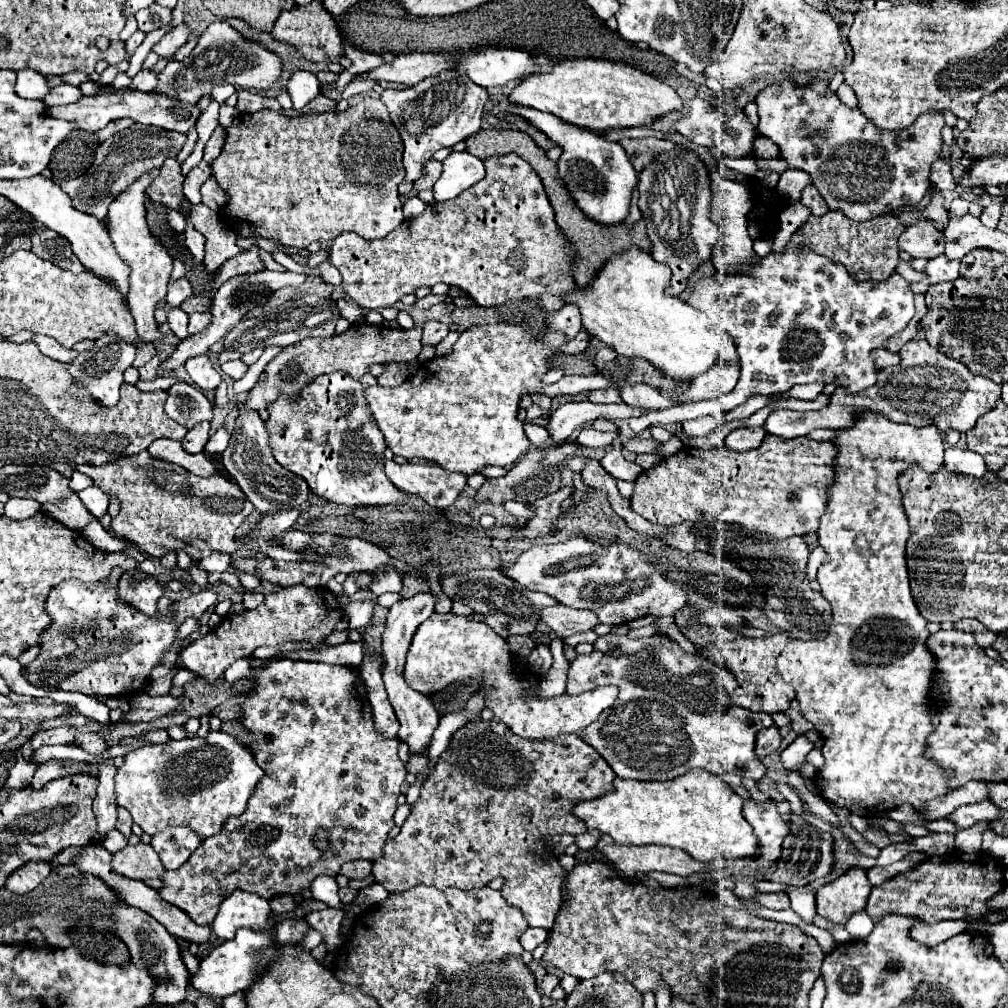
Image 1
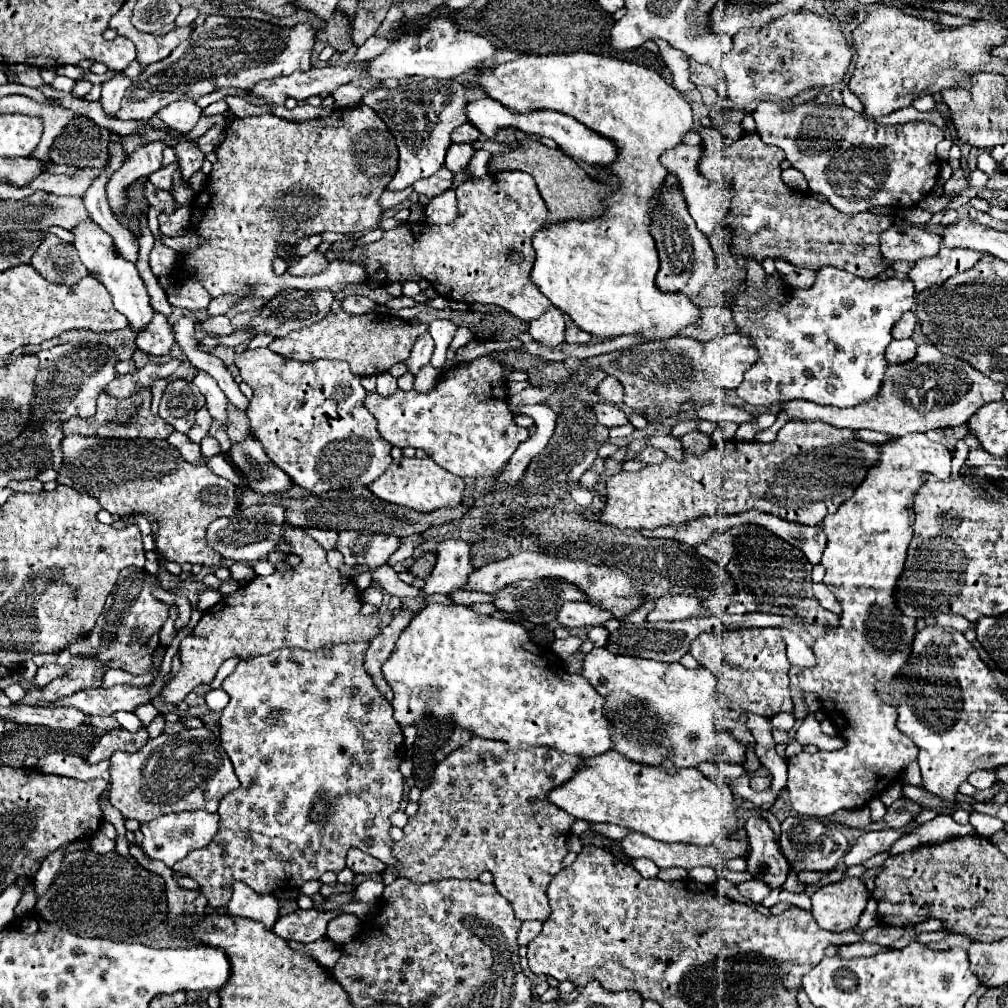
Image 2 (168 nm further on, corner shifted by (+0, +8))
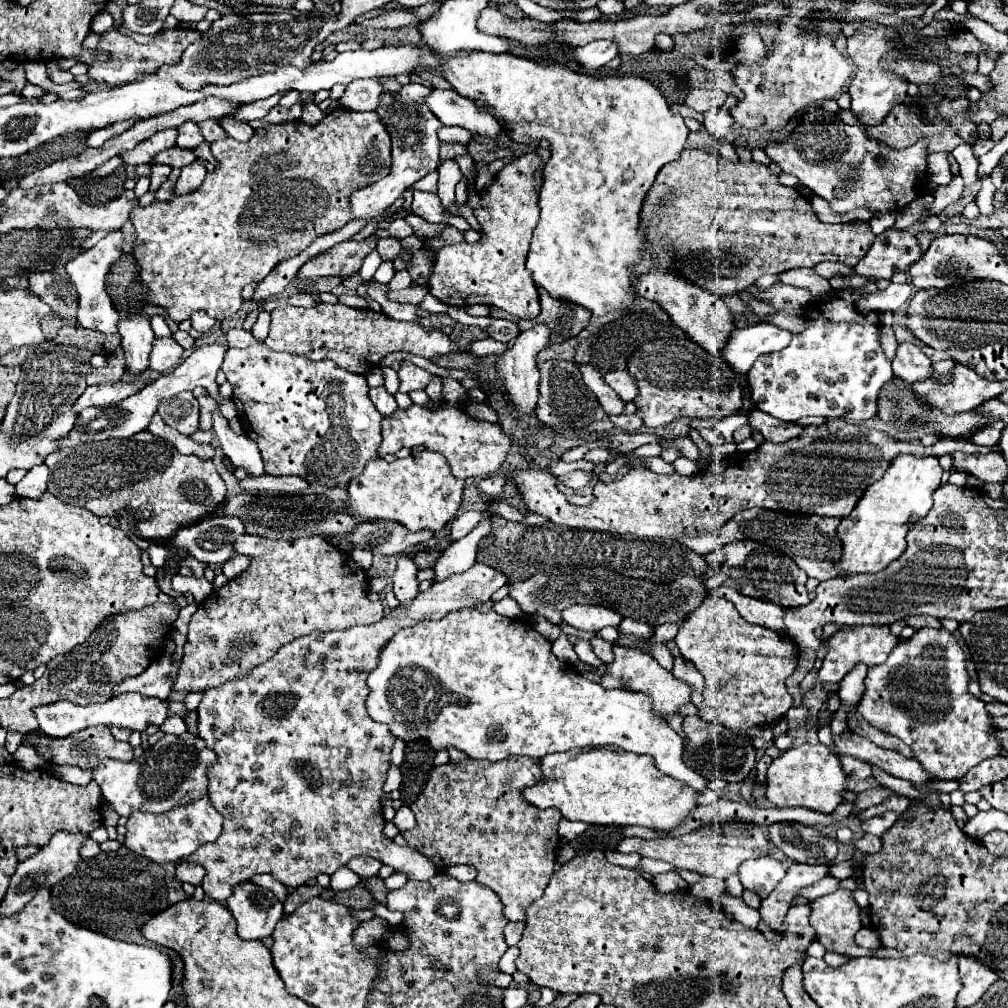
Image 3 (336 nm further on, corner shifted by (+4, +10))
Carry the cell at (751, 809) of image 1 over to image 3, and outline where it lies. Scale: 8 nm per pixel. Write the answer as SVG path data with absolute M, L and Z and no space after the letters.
M771 856L747 860L739 868L739 880L743 888L755 892L761 900L775 890L775 886L781 882L783 876L785 876L785 866Z

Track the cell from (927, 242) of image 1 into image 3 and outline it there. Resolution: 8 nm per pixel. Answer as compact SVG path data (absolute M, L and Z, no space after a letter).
M885 230L869 248L867 256L853 268L855 274L869 280L891 280L895 272L905 272L913 262L921 258L917 238L901 230Z

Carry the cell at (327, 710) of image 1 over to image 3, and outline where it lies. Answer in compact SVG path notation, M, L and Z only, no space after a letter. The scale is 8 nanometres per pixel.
M477 562L477 564L473 564L463 574L453 574L453 576L445 578L443 582L433 582L429 586L429 590L419 592L417 598L411 604L401 604L401 606L389 610L383 616L383 620L377 622L377 624L371 624L371 626L353 626L349 630L337 630L337 632L313 632L313 634L307 634L303 638L297 638L297 640L281 646L281 650L269 662L253 668L251 674L247 674L245 678L231 680L231 682L227 682L227 684L223 684L219 688L207 690L203 694L203 700L197 706L197 714L199 714L197 730L199 730L199 738L205 740L205 746L211 748L217 754L217 762L211 766L211 770L207 770L209 798L211 798L215 810L219 814L223 814L223 818L225 818L221 838L215 840L215 842L211 842L211 844L203 844L197 852L193 852L193 856L185 858L189 862L201 864L207 870L207 874L203 878L203 884L201 884L203 890L205 890L205 896L209 896L211 900L217 900L217 902L225 902L229 898L229 888L233 888L233 886L237 886L241 882L247 882L251 876L263 874L263 872L271 874L273 878L277 878L287 888L297 888L297 886L305 884L309 878L317 878L319 874L329 874L329 876L335 874L341 866L345 866L355 856L371 856L371 858L377 858L379 862L391 866L393 870L409 874L409 878L413 878L413 880L429 880L431 876L435 876L439 872L433 866L433 862L429 858L425 858L423 854L415 852L413 848L401 848L395 842L385 840L385 836L383 836L385 820L383 820L383 808L381 808L379 800L383 796L383 782L385 782L385 776L387 776L387 770L389 770L391 748L395 744L395 736L389 732L387 726L373 722L369 718L369 714L365 712L365 700L367 700L367 694L369 694L369 688L367 688L365 680L369 676L369 670L373 670L373 666L377 666L379 652L387 646L387 642L393 638L393 634L397 634L397 630L415 626L415 624L423 622L423 620L441 620L445 614L449 614L453 610L461 610L465 606L483 604L483 602L491 600L491 596L505 582L507 582L507 578L501 572L497 572L495 568L491 568L487 564L479 564Z

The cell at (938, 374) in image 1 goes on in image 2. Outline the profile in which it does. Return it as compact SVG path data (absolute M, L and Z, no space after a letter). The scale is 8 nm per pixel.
M933 344L917 346L917 356L905 364L889 364L885 370L885 380L881 384L881 394L875 400L857 404L857 408L833 408L823 404L813 404L807 400L789 400L777 414L771 428L757 434L755 440L769 443L775 440L781 426L787 422L827 422L837 428L851 430L877 430L889 436L905 436L909 432L927 432L937 428L961 426L989 402L1003 400L1005 384L989 380L985 374L969 366L965 360L941 354Z

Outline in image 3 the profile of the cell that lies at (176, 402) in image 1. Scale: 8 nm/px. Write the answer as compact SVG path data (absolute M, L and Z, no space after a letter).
M181 392L169 400L161 400L159 416L181 434L195 434L199 430L199 404L191 392Z

